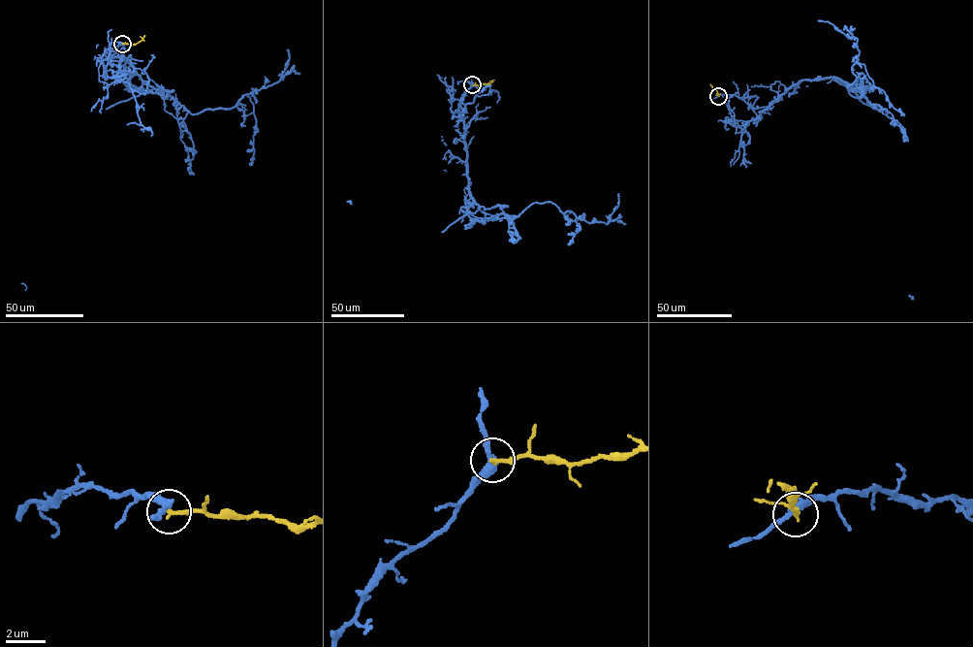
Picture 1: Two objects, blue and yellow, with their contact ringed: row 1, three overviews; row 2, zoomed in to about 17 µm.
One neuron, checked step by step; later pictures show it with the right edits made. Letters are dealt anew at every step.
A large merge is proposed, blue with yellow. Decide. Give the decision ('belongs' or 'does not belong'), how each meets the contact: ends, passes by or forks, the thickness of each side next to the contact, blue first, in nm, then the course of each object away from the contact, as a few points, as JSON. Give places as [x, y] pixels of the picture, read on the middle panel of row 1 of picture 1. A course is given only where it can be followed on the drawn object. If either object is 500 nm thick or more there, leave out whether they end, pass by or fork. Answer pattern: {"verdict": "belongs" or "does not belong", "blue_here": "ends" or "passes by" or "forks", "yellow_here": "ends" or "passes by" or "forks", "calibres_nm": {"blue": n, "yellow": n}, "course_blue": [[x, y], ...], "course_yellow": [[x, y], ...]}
{"verdict": "does not belong", "blue_here": "passes by", "yellow_here": "ends", "calibres_nm": {"blue": 320, "yellow": 240}, "course_blue": [[472, 84], [453, 116], [463, 120], [469, 193], [480, 207], [476, 212], [459, 217], [442, 232], [349, 203]], "course_yellow": [[472, 84], [489, 83], [494, 80]]}

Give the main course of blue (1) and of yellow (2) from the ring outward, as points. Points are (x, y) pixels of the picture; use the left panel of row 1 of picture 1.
1: (122, 43), (110, 43), (106, 75), (118, 73), (123, 55), (141, 80), (140, 93), (106, 110), (24, 290)
2: (122, 43), (136, 44), (144, 35)

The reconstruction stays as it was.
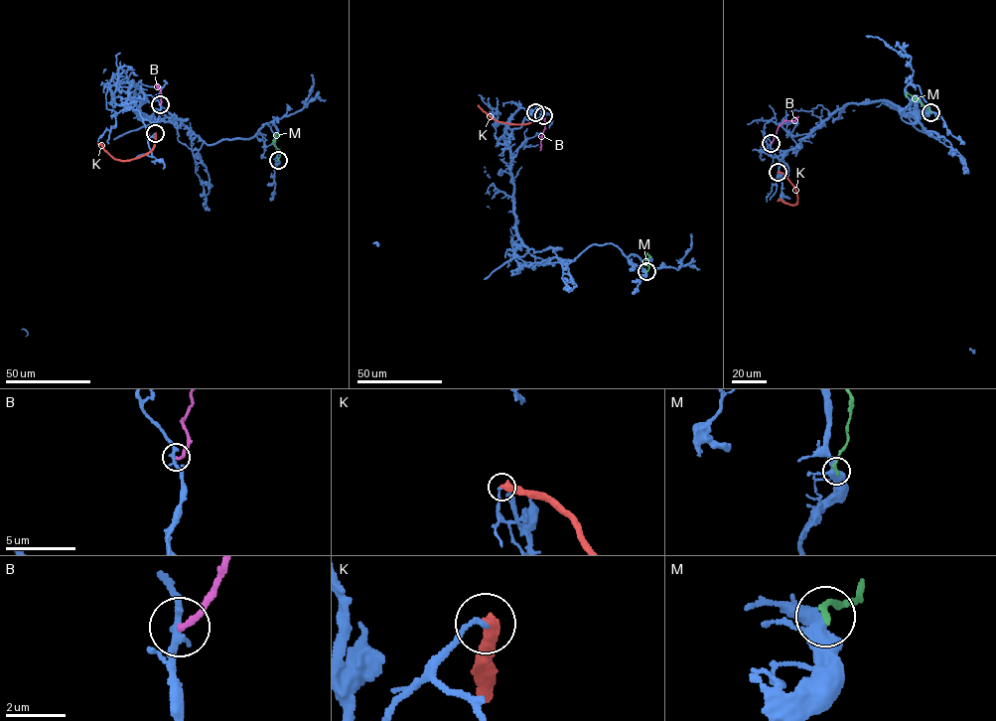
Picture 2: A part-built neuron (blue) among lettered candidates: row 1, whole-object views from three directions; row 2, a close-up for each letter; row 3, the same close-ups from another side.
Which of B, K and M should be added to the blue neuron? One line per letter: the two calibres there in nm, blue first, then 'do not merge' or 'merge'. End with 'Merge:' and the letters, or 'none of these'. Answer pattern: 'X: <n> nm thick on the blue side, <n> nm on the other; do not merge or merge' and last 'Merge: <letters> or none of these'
B: 240 nm thick on the blue side, 200 nm on the other; do not merge
K: 170 nm thick on the blue side, 440 nm on the other; do not merge
M: 360 nm thick on the blue side, 200 nm on the other; do not merge
Merge: none of these

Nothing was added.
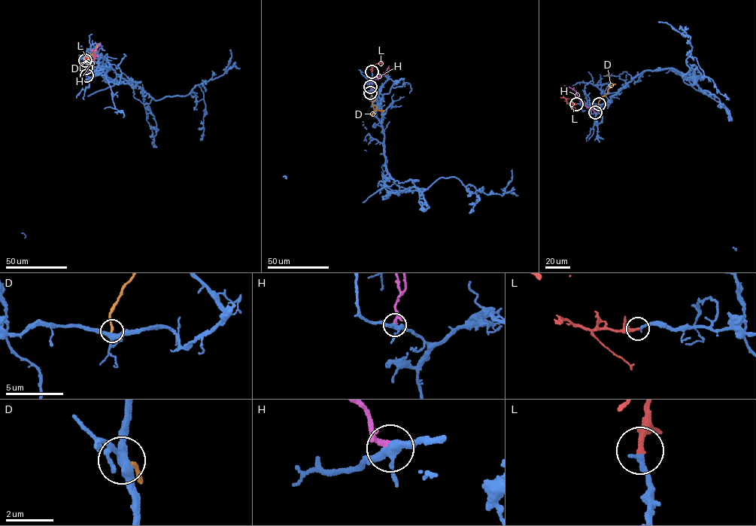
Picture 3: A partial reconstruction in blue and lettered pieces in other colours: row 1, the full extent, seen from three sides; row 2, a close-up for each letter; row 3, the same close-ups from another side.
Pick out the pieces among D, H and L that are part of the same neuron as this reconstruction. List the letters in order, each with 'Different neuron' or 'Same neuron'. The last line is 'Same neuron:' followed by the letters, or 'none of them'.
D: Different neuron
H: Different neuron
L: Same neuron
Same neuron: L

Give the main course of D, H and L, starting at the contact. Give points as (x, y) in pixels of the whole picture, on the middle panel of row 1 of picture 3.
D: (370, 92), (376, 110), (382, 110)
H: (370, 86), (372, 81), (384, 74), (389, 65)
L: (371, 71), (374, 65), (381, 63), (380, 59)

